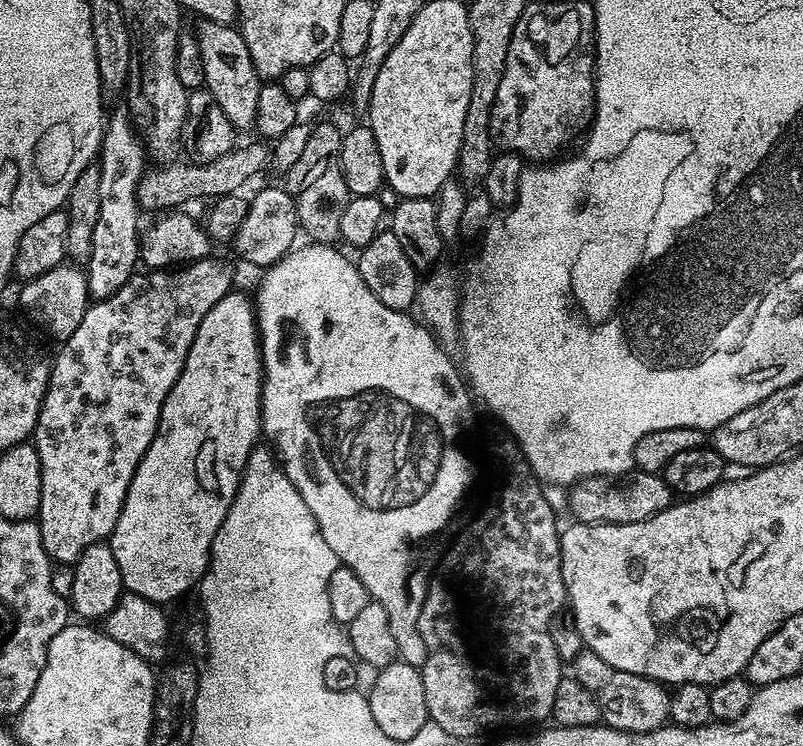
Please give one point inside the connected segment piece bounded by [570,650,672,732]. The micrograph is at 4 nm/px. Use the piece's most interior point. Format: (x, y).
(628, 702)

